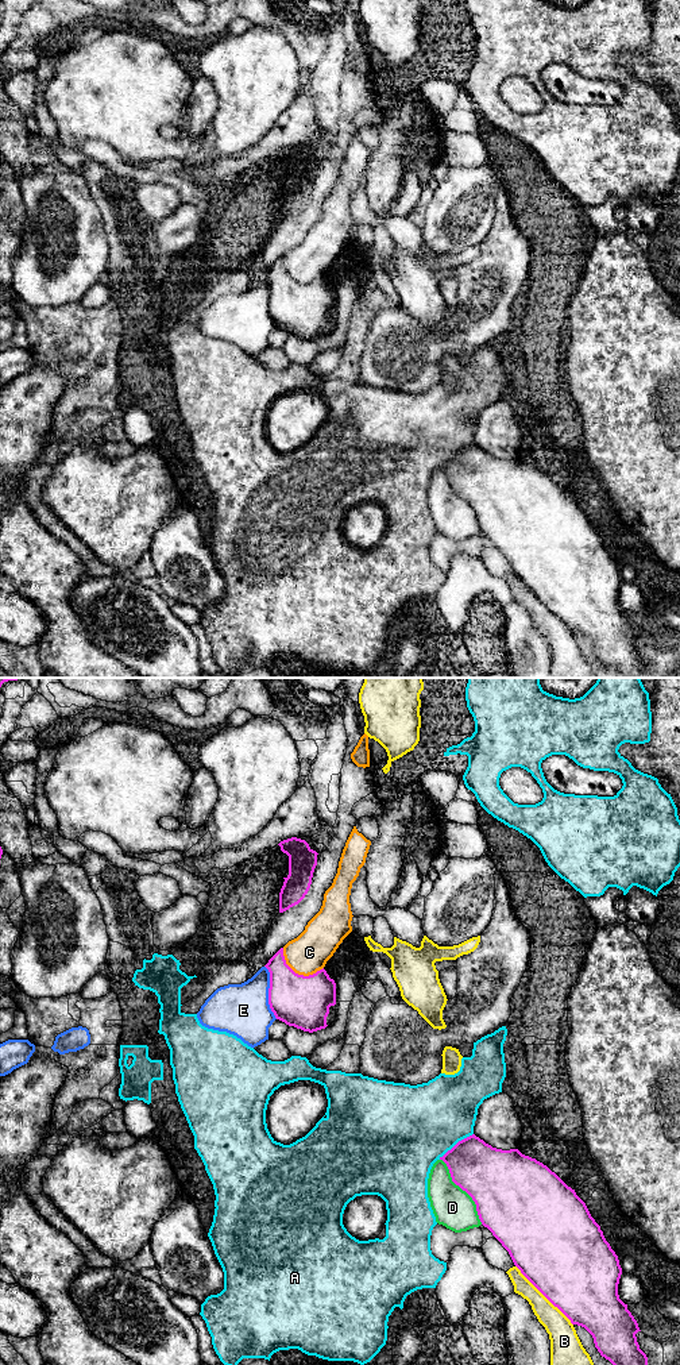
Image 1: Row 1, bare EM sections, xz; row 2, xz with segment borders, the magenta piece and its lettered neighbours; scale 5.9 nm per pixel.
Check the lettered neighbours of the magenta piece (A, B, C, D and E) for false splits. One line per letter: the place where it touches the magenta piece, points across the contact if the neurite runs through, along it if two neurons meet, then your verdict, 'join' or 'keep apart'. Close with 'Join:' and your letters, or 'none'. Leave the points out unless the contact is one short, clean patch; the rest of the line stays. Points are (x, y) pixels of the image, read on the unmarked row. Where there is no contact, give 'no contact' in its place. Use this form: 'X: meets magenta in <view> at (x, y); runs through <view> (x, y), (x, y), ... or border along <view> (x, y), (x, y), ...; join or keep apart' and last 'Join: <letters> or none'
A: meets magenta in xz at (456, 452); keep apart
B: meets magenta in xz at (544, 604); keep apart
C: meets magenta in xz at (297, 282); keep apart
D: meets magenta in xz at (464, 498); keep apart
E: meets magenta in xz at (269, 301); keep apart
Join: none

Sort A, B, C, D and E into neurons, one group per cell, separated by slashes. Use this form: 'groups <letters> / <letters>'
groups A / B / C E / D

